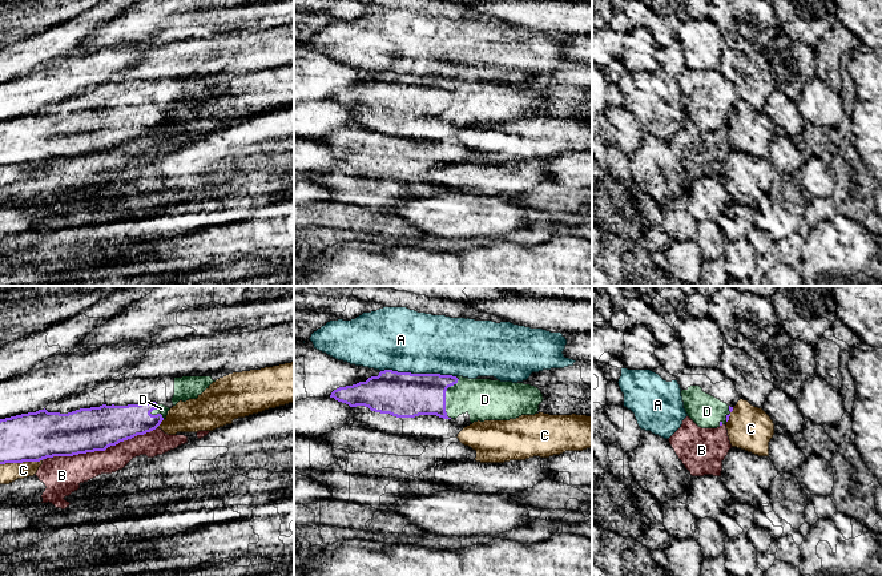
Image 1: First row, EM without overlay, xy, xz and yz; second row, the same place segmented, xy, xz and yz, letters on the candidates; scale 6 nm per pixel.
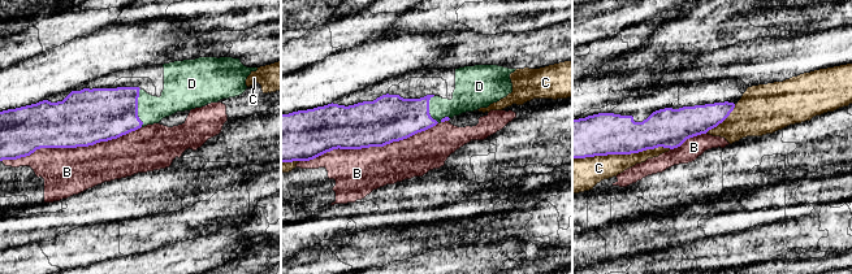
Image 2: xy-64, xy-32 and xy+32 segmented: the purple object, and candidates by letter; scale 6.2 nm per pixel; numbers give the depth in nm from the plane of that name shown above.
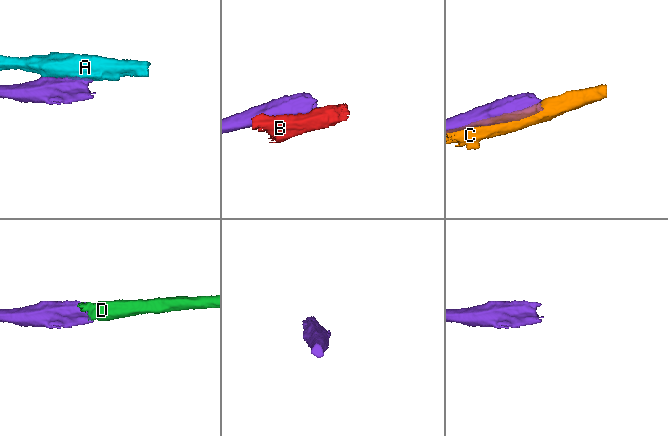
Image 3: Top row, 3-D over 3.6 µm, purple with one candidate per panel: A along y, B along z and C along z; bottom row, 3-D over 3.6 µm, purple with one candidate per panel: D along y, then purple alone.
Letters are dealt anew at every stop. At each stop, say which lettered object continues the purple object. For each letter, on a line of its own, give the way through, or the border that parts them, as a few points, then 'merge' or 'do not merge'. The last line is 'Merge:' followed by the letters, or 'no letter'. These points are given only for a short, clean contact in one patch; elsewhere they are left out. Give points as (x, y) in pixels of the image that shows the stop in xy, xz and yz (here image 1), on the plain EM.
A: do not merge
B: do not merge
C: do not merge
D: across xz (403, 96), (438, 96), (444, 99), (478, 99), (484, 101) | merge
Merge: D

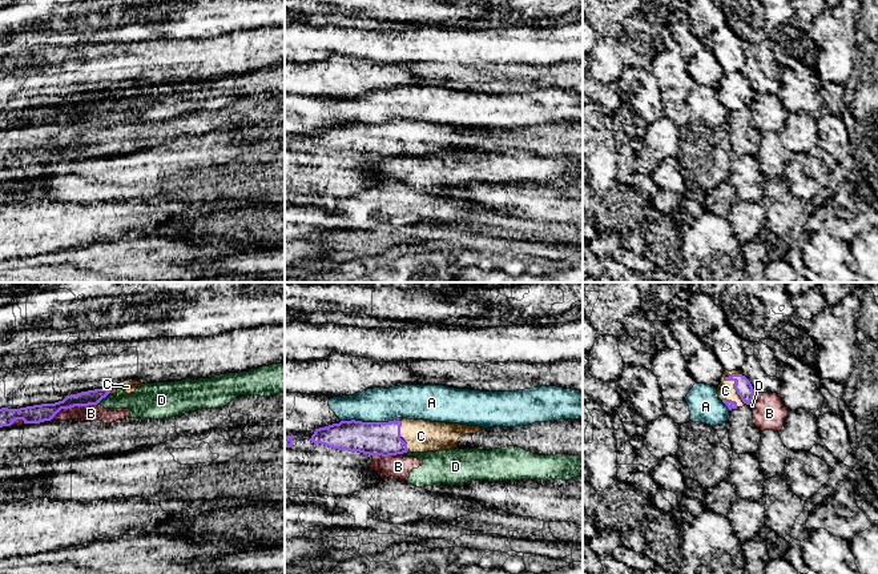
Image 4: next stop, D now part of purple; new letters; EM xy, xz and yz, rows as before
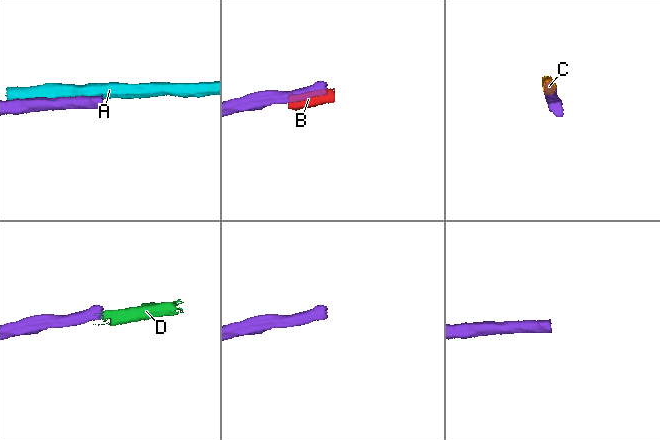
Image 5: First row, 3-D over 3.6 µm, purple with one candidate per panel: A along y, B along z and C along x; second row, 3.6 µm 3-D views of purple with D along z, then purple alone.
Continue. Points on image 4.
A: do not merge
B: do not merge
C: across yz (742, 87), (734, 89), (725, 92) | merge
D: along xy (109, 93), (96, 105) | do not merge
Merge: C

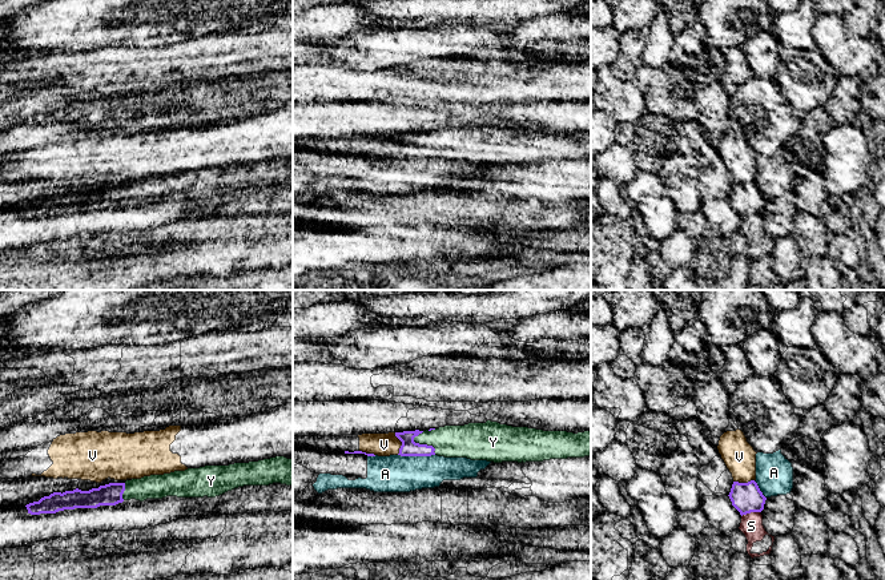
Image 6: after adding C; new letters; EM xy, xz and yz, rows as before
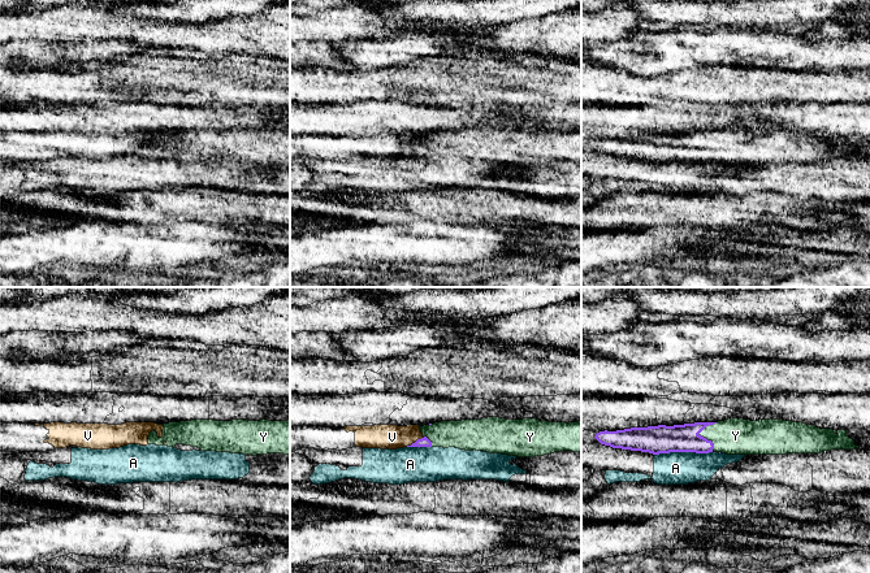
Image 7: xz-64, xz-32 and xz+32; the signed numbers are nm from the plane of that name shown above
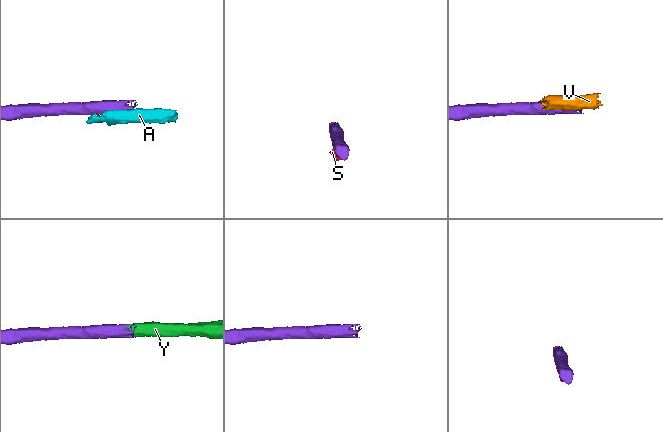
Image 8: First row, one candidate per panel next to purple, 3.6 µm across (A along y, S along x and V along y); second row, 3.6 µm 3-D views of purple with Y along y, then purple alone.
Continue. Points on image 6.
A: along xz (398, 156), (434, 157) | do not merge
S: do not merge
V: along xz (394, 135), (401, 144), (398, 156) | do not merge
Y: across xz (409, 149), (413, 146), (426, 146), (467, 143) | merge
Merge: Y

